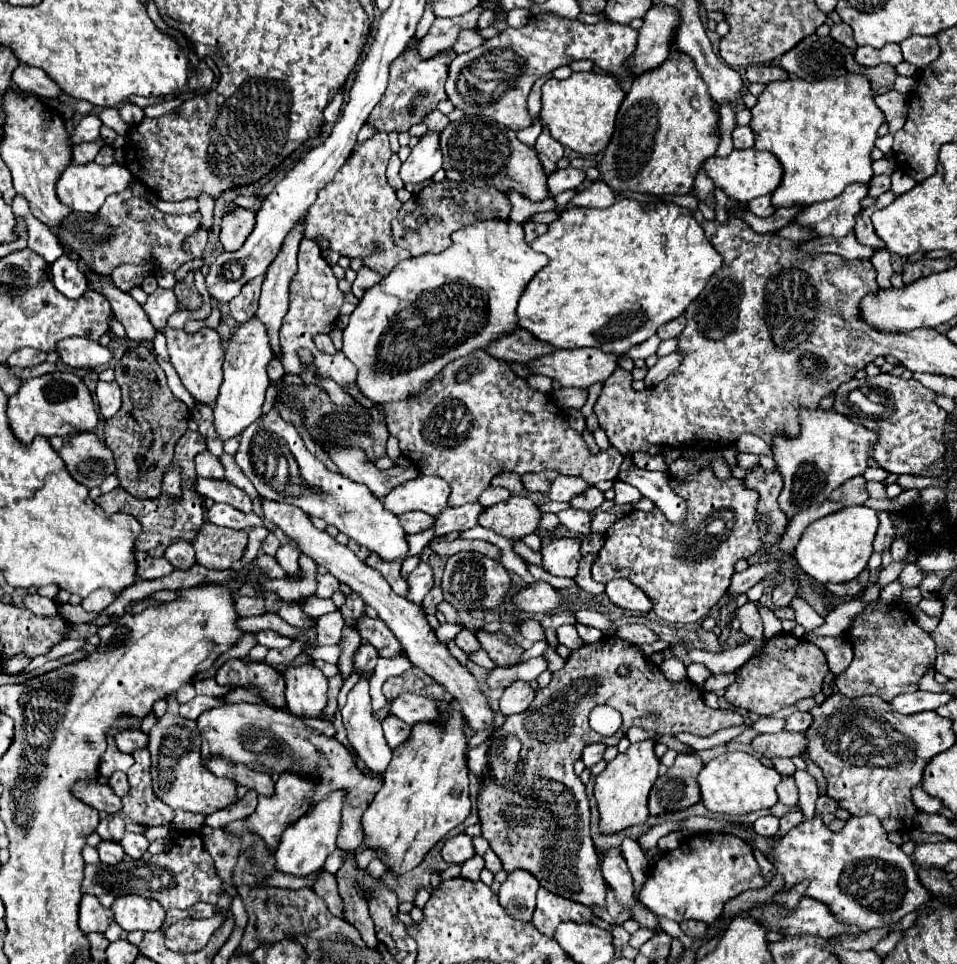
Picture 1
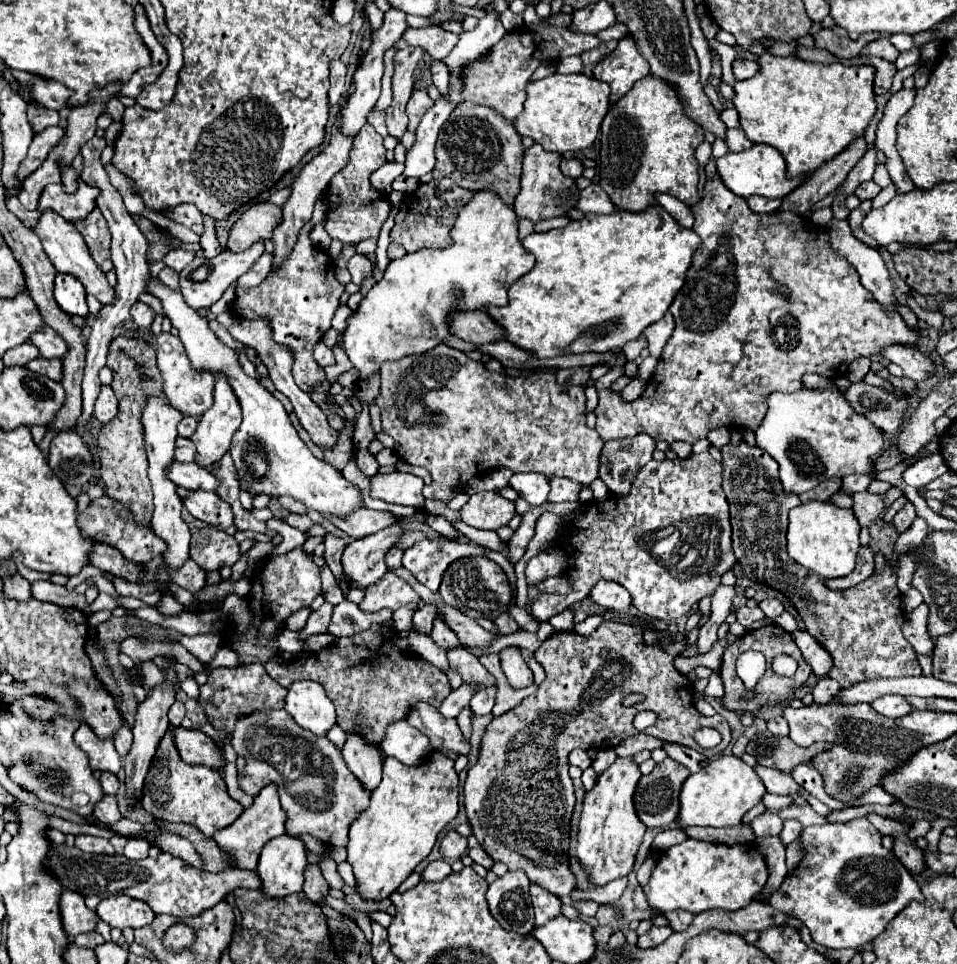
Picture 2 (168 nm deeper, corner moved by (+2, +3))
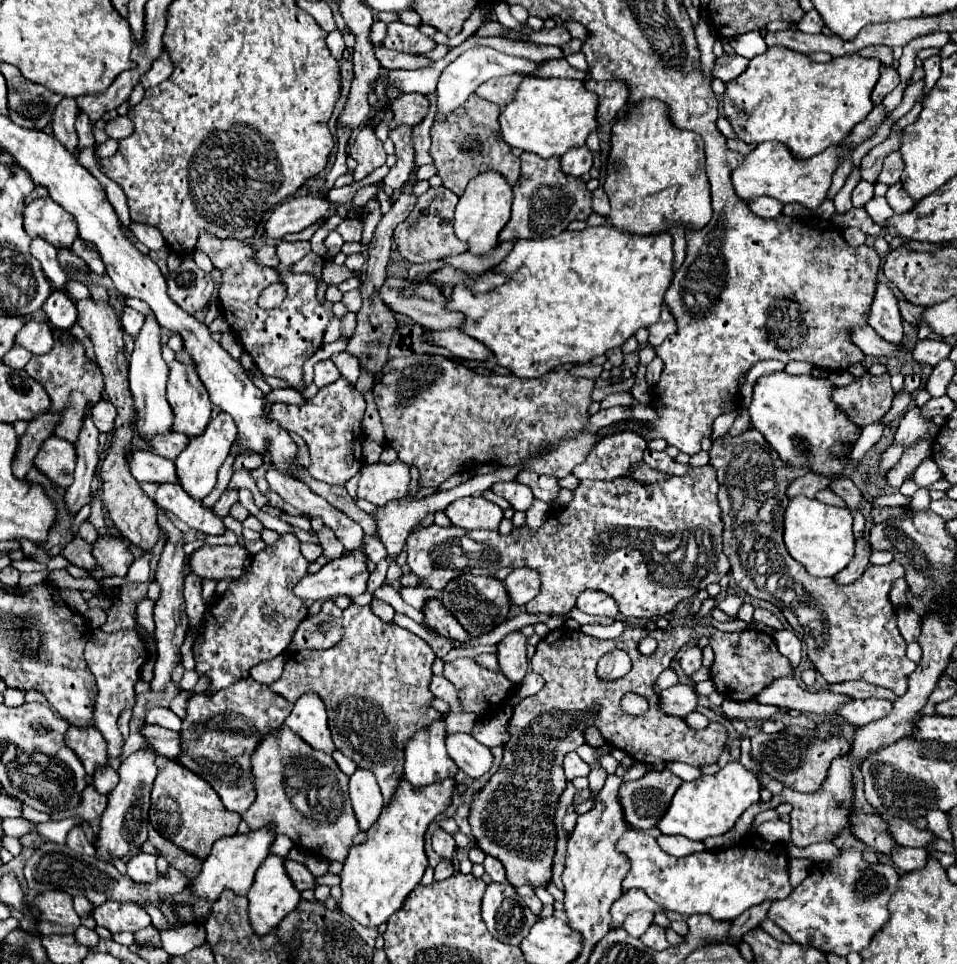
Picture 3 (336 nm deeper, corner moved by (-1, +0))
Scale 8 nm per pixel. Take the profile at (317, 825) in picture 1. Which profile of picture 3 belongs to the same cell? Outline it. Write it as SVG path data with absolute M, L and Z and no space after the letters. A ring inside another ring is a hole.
M269 855L265 859L265 863L261 863L261 867L257 869L255 873L255 881L247 893L247 899L249 899L249 923L251 923L251 929L255 935L263 937L267 933L271 933L279 923L281 919L291 913L297 903L299 903L299 891L293 889L293 883L289 881L287 873L283 871L283 859L277 857L277 855Z

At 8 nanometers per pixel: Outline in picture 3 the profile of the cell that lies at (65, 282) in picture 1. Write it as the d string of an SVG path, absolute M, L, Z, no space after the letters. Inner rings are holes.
M55 289L53 297L49 297L49 301L45 301L43 305L43 313L49 321L49 325L57 331L65 331L71 329L77 321L77 309L75 309L75 301L69 299L63 291Z

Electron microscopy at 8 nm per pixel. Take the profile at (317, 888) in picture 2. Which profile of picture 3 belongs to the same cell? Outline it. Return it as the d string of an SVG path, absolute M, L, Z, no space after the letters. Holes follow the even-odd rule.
M285 859L285 873L289 875L289 879L293 881L297 891L305 891L305 889L315 889L315 877L307 871L305 865L293 861L293 859Z

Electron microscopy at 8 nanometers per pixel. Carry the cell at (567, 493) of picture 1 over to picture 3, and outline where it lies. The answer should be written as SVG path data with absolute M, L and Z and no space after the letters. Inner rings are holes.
M509 481L509 483L495 483L491 487L491 491L495 495L501 495L503 499L509 501L509 505L515 511L527 511L529 505L533 503L533 493L529 487L517 483L517 481Z

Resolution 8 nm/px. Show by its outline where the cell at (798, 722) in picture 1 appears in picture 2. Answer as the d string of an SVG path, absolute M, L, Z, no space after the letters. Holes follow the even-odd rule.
M774 716L768 720L768 730L774 734L774 736L788 736L788 722L784 716Z

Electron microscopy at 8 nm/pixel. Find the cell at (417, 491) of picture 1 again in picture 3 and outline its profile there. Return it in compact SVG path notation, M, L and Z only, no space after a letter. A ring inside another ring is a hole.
M403 461L363 465L357 497L373 505L383 505L391 499L403 499L409 491L409 469Z

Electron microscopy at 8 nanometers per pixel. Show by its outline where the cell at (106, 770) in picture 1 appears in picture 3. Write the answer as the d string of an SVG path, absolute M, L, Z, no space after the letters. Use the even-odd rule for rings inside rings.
M71 725L65 733L65 745L77 753L79 761L83 763L87 775L95 771L97 765L107 763L107 749L105 749L105 739L101 733L97 733L95 727L75 727Z

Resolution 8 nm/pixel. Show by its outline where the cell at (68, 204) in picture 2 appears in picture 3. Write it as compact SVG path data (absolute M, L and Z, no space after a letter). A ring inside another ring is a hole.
M51 197L25 205L23 229L31 239L41 237L57 249L69 249L77 237L77 223L73 215L65 213Z

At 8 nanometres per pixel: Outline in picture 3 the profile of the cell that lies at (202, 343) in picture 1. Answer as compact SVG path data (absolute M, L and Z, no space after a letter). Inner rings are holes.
M181 361L169 363L167 401L173 411L171 431L187 437L199 437L205 431L213 405L193 365L185 365Z

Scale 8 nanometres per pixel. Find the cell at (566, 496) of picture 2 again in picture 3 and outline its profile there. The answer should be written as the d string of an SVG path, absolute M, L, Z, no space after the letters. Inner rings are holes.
M521 471L521 473L517 475L517 481L521 481L523 485L527 485L527 487L533 491L535 499L541 499L541 501L545 501L545 503L551 503L551 501L557 497L559 489L561 489L561 487L557 485L557 479L555 479L555 477L537 475L537 473L533 473L533 471Z

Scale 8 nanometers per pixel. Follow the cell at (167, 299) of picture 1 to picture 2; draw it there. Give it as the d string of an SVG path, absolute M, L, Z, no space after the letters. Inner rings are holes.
M136 302L136 304L130 308L130 314L132 314L132 320L134 320L140 328L148 328L148 326L154 322L154 318L156 318L156 312L154 312L148 304L144 304L144 302Z

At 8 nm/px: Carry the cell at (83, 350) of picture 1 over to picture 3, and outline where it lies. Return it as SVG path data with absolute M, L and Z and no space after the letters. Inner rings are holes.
M29 319L23 325L23 329L17 333L15 343L31 351L33 355L41 355L41 353L49 353L49 349L55 343L55 337L43 319Z

